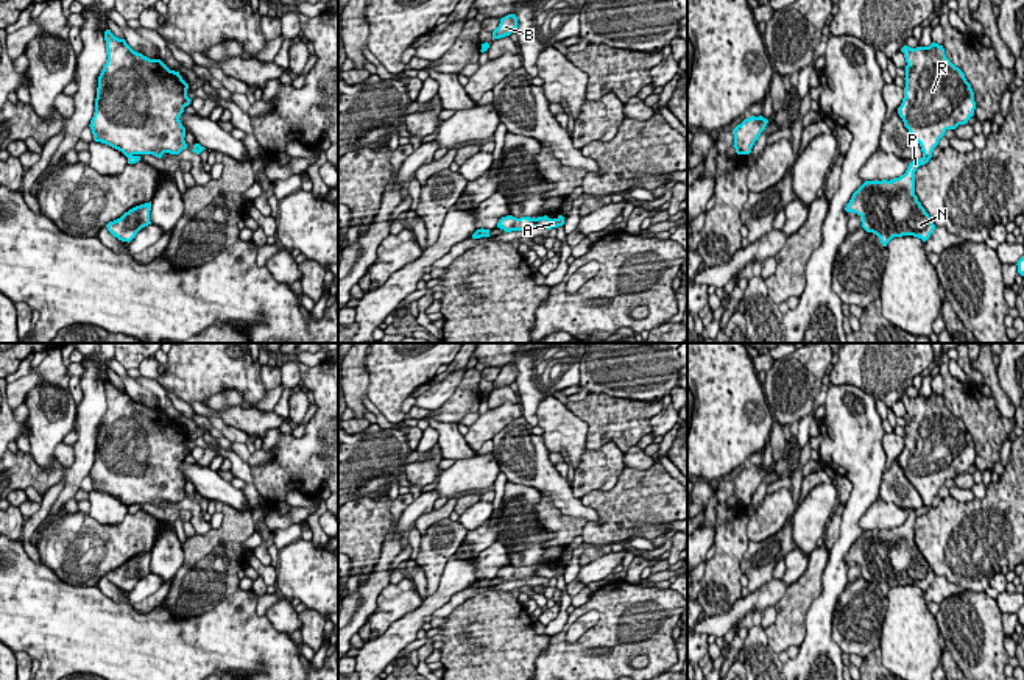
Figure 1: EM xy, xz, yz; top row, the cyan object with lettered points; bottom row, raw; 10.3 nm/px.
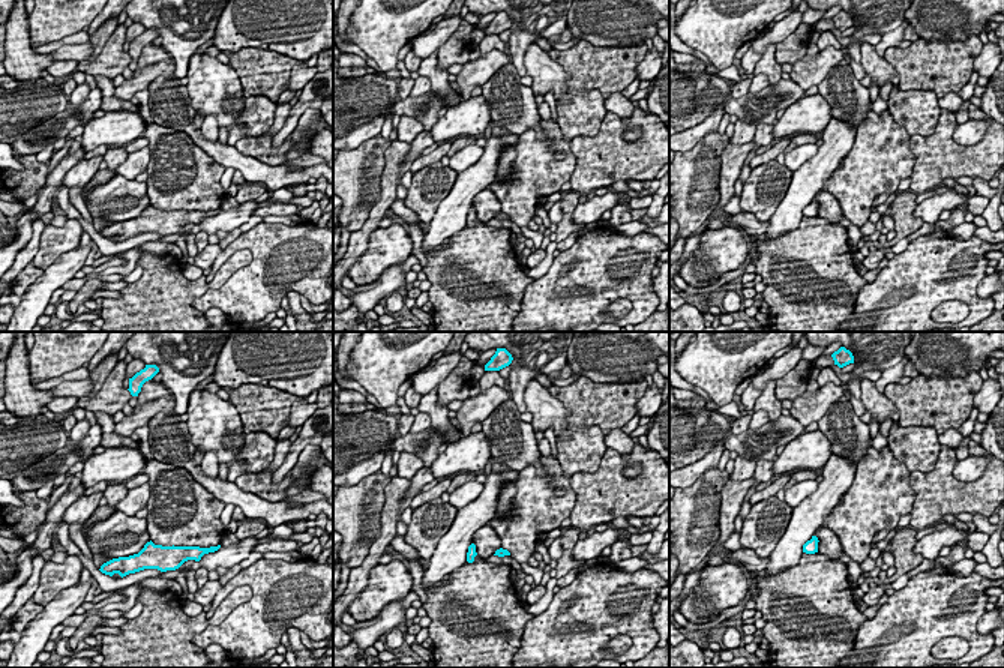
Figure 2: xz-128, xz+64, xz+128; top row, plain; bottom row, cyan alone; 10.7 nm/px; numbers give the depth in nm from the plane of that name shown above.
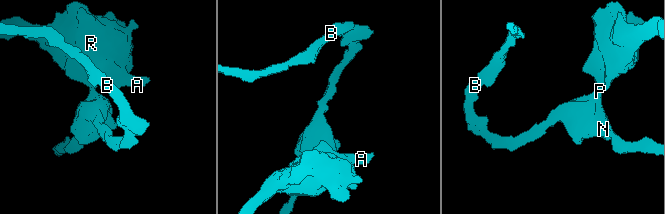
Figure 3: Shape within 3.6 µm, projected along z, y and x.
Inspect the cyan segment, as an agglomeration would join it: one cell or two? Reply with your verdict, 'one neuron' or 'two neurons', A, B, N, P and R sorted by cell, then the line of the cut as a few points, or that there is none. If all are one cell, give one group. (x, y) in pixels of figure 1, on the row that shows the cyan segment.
two neurons; groups A R / B N P; cut yz (923, 155), (929, 158)

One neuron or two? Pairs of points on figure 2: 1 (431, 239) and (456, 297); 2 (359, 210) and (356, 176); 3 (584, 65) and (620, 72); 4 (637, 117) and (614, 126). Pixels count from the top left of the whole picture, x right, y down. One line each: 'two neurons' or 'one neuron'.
1: two neurons
2: one neuron
3: one neuron
4: one neuron

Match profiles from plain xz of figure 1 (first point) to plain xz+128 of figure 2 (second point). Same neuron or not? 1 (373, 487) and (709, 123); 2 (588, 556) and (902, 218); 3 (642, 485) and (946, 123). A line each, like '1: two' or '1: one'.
1: one
2: one
3: one

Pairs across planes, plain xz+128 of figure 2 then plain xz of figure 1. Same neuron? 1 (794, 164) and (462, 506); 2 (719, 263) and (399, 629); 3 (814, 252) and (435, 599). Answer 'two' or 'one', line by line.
1: two
2: two
3: two

